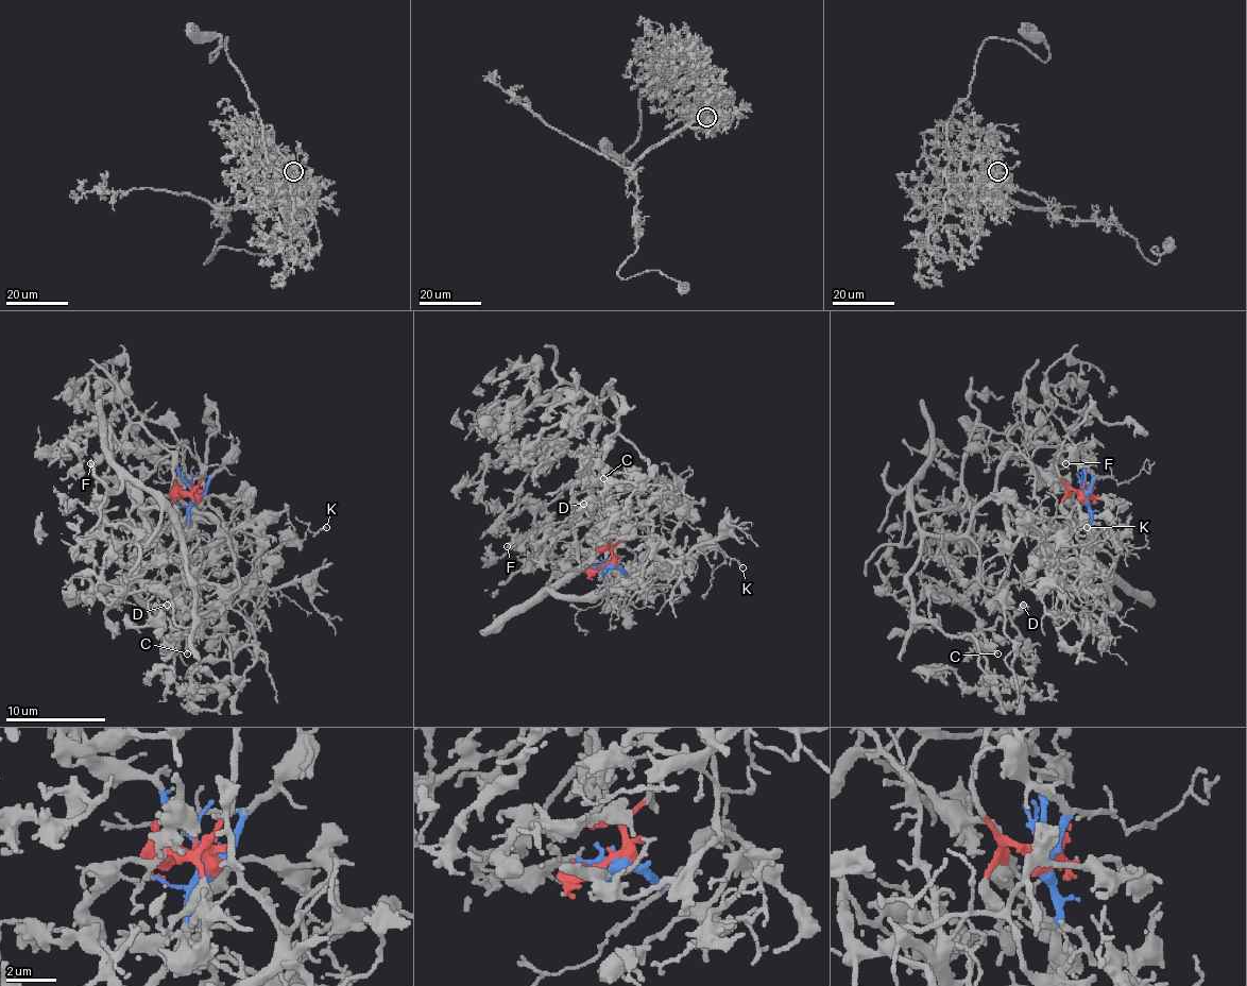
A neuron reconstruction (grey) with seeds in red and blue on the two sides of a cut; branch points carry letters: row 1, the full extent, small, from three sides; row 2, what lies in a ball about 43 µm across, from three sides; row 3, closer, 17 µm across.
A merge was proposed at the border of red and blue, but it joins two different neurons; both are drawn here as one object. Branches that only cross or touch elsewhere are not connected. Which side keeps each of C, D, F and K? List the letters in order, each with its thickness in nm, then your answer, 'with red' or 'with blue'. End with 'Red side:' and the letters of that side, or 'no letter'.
C: 400 nm thick; with red
D: 400 nm thick; with red
F: 320 nm thick; with red
K: 150 nm thick; with blue
Red side: C, D, F

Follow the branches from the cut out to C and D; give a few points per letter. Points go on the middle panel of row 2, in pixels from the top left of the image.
C: (612, 564), (599, 546), (592, 479), (607, 389), (616, 434), (599, 461), (604, 479)
D: (612, 564), (599, 546), (592, 479), (607, 389), (616, 406), (614, 437), (571, 491), (584, 504)

